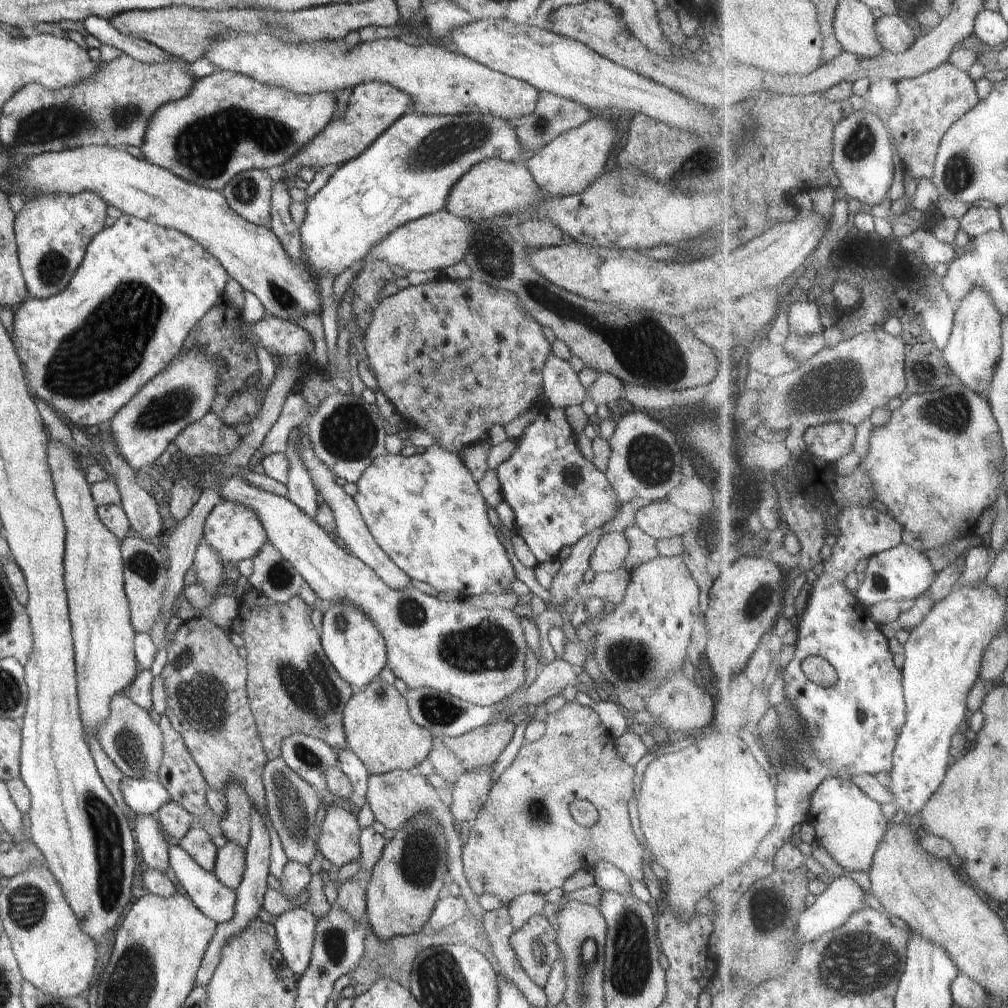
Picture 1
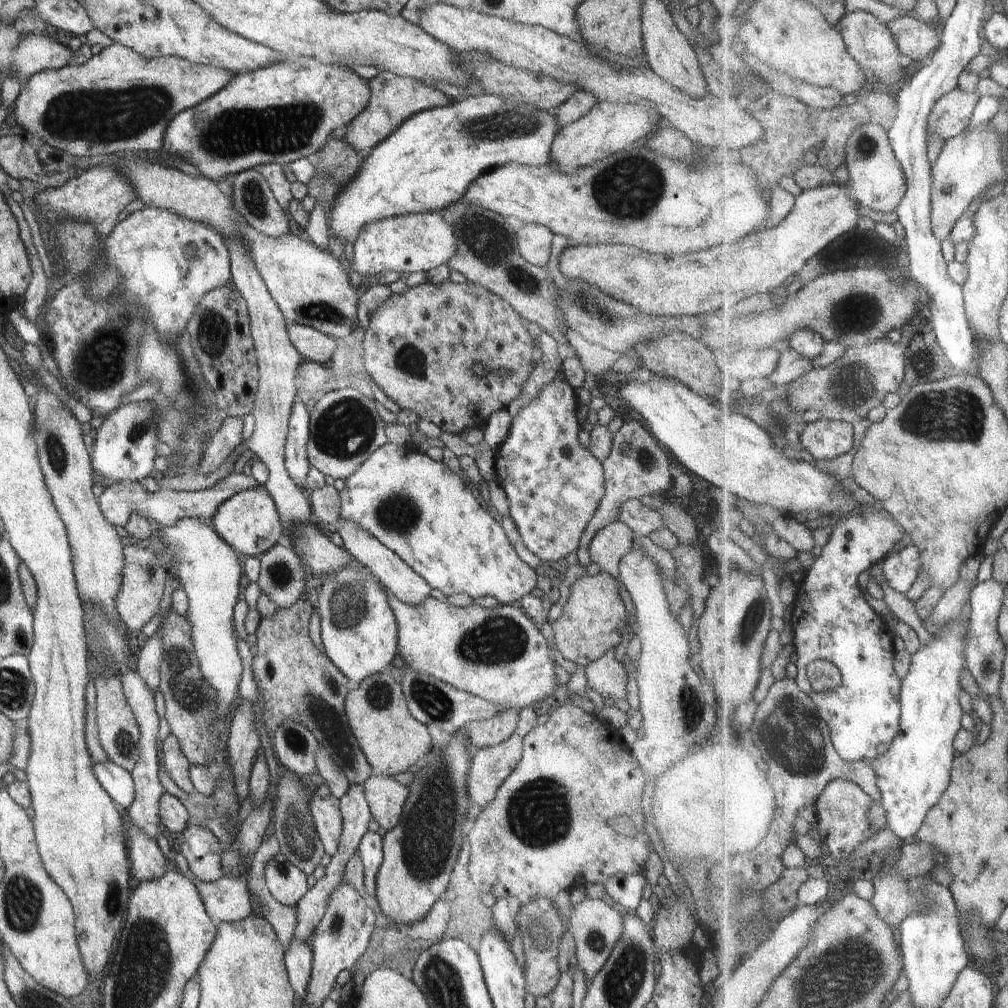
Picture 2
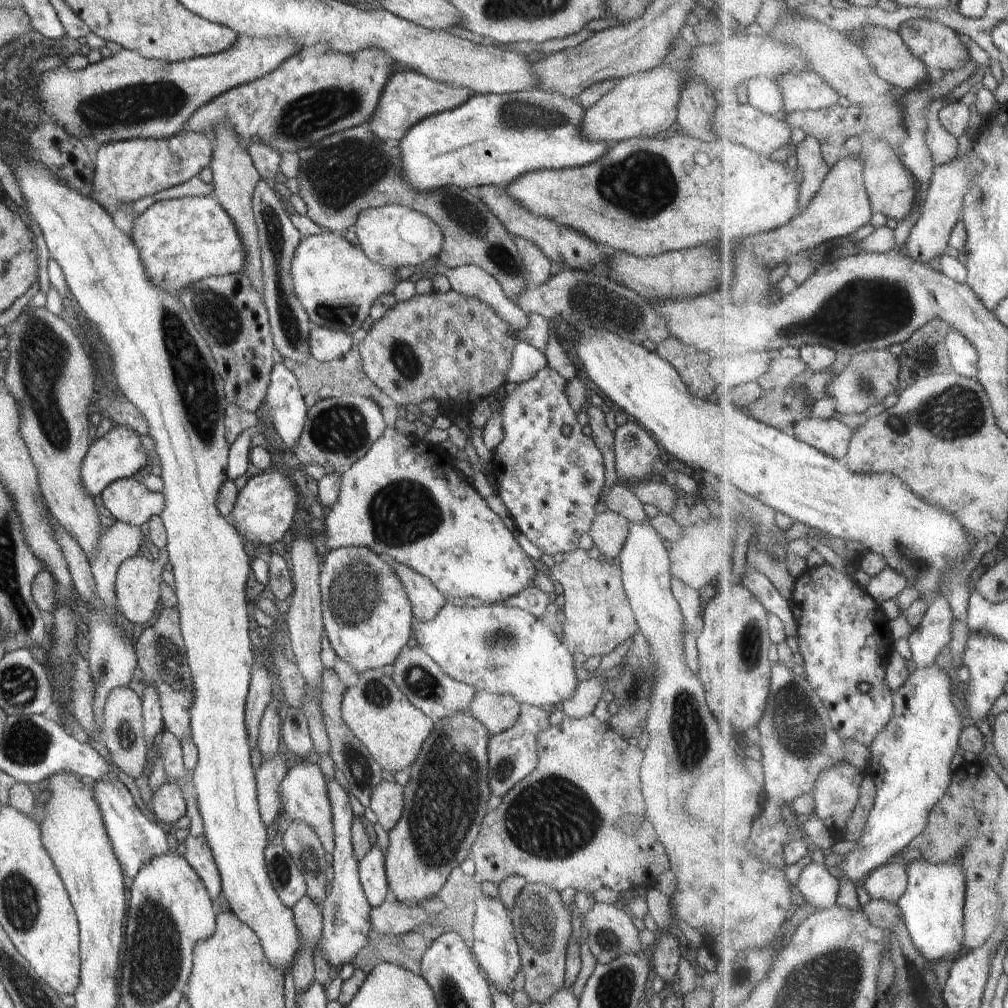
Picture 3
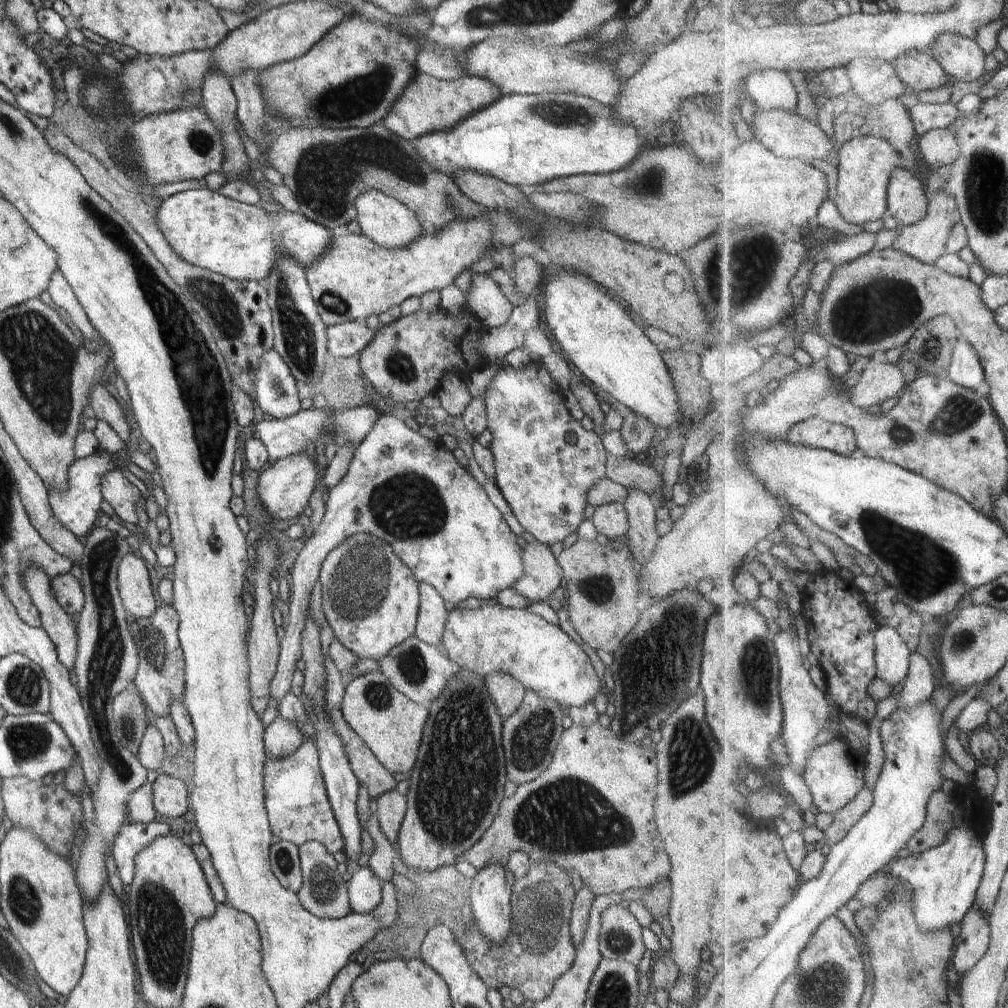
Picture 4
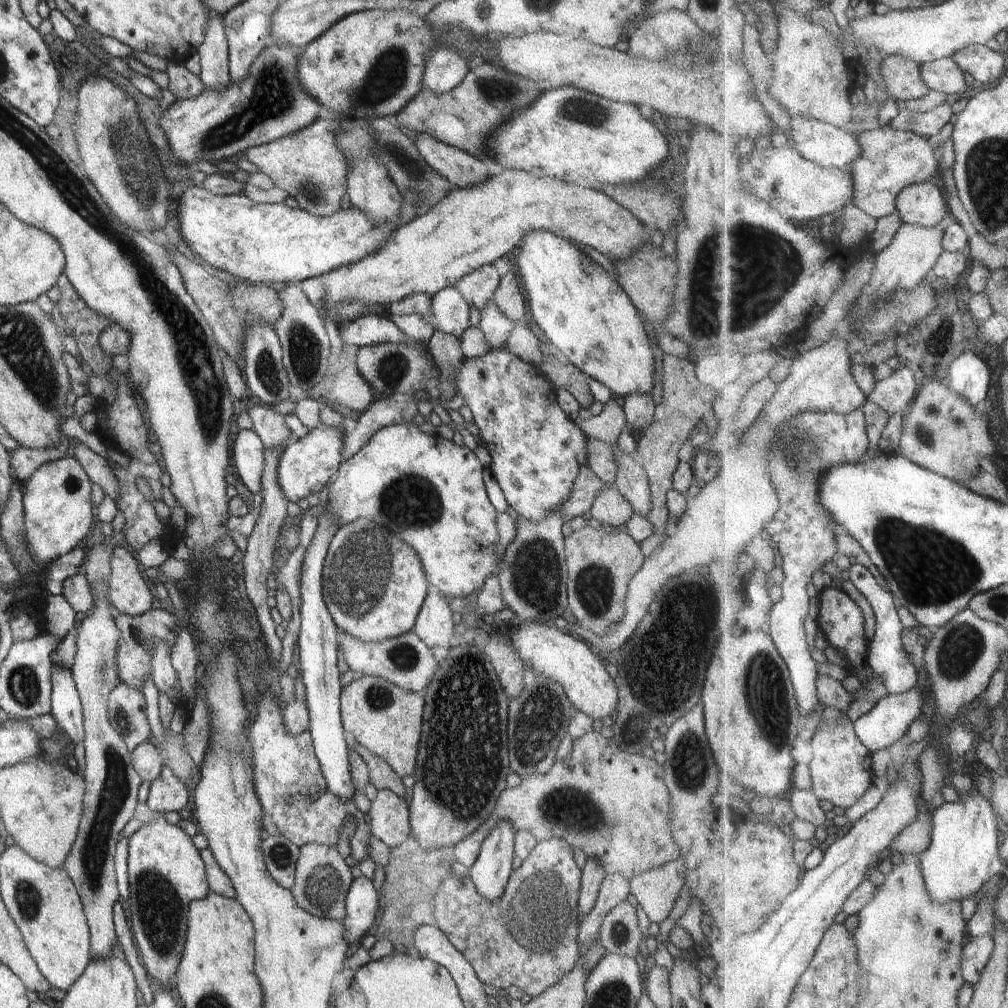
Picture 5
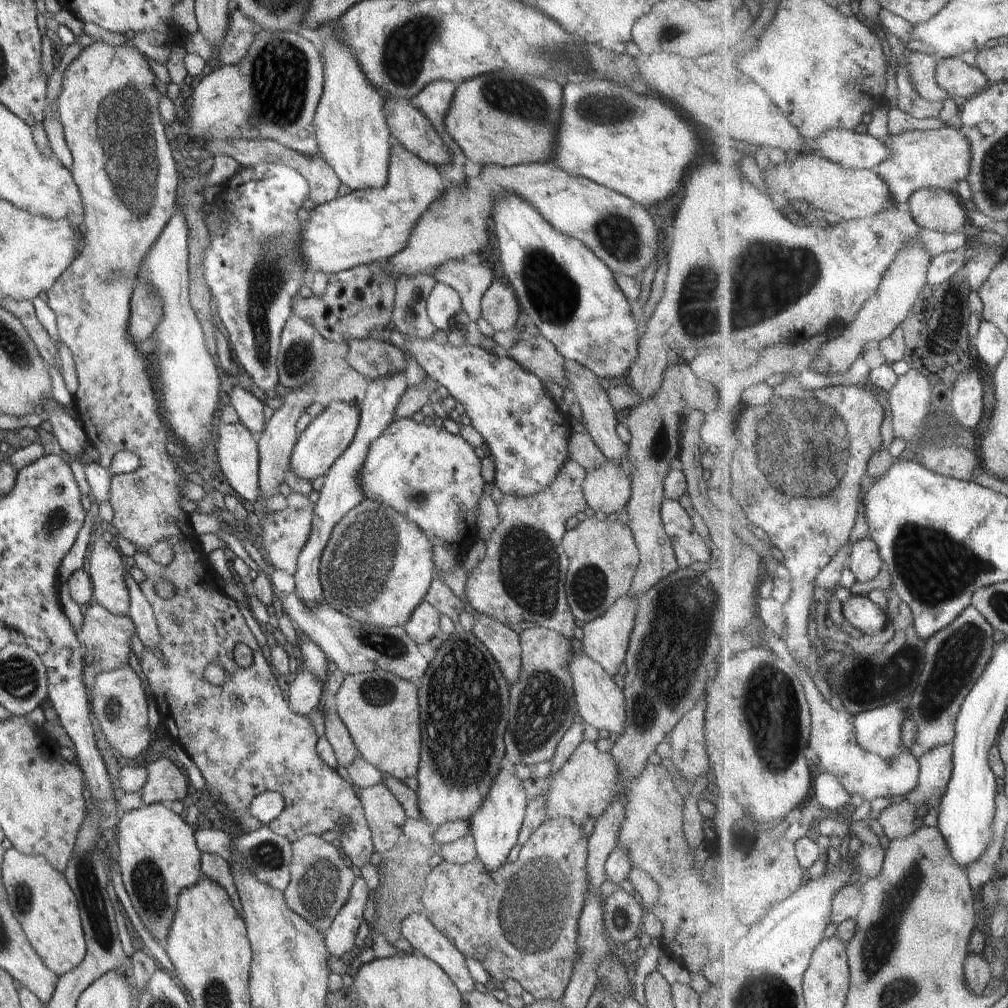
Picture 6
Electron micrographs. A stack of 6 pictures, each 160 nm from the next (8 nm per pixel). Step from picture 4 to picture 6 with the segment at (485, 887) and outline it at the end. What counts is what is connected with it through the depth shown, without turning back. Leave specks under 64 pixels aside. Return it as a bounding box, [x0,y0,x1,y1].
[471,764,527,872]

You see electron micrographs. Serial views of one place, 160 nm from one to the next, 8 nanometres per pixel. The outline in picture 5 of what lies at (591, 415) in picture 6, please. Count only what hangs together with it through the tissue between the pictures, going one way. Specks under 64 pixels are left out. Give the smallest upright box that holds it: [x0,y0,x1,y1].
[612,442,651,517]

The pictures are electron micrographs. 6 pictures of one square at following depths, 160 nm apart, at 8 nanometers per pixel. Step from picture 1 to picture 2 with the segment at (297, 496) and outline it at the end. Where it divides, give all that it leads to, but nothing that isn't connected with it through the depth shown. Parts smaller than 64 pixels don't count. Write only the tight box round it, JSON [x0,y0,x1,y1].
[285,400,311,490]

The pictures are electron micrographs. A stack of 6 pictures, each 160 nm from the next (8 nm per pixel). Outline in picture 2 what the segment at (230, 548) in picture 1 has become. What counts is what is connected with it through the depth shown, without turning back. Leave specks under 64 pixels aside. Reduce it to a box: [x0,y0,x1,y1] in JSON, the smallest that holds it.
[209,486,284,559]

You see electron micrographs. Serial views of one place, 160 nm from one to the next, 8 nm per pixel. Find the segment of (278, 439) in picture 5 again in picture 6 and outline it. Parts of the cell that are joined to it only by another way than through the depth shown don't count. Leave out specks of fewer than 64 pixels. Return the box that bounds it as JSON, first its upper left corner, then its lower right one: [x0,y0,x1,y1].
[229,386,267,436]

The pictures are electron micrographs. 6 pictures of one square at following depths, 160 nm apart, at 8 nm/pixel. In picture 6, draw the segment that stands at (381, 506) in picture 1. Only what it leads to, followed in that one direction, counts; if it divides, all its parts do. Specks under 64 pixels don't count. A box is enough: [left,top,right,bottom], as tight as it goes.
[359,419,484,576]

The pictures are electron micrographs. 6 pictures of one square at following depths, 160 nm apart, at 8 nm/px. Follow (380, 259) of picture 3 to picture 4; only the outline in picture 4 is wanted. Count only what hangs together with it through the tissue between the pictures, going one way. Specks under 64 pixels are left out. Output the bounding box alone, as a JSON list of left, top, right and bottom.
[354,190,424,250]

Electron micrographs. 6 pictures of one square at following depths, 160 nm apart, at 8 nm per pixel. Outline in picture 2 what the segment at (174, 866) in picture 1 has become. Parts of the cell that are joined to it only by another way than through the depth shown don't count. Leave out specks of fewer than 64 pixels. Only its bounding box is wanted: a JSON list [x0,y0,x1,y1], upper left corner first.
[175,852,253,925]

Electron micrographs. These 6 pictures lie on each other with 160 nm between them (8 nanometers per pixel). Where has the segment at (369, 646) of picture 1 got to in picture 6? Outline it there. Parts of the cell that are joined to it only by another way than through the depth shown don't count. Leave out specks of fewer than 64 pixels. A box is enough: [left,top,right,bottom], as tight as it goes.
[319,498,435,628]

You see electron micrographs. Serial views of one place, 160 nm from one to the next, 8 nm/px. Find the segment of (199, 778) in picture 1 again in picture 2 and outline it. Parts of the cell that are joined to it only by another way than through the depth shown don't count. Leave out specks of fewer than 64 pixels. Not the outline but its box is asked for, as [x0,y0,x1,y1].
[162,733,195,794]

